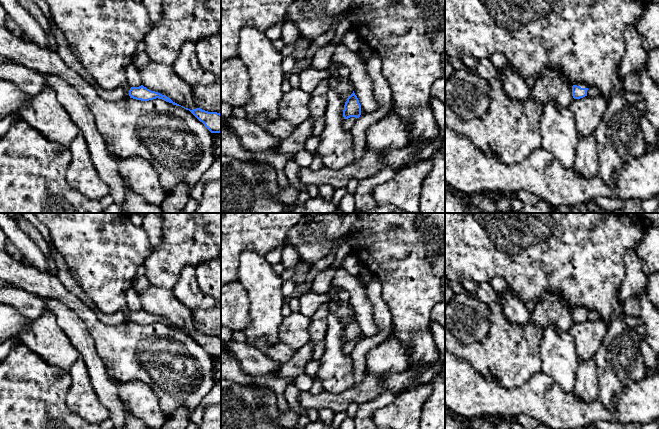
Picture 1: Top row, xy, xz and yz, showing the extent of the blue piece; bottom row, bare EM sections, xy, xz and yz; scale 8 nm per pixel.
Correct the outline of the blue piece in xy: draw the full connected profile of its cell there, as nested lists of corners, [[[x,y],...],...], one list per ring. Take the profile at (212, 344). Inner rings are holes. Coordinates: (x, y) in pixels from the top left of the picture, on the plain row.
[[[181,330],[181,331],[184,332],[184,333],[186,333],[186,334],[189,334],[200,346],[202,346],[205,349],[205,351],[211,357],[221,357],[221,338],[220,337],[217,337],[217,336],[208,336],[208,335],[202,334],[200,332],[196,332],[196,333],[190,334],[190,333],[185,332],[183,330]]]

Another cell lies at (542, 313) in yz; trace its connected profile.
[[[547,296],[538,302],[532,315],[532,321],[543,330],[552,325],[559,331],[566,331],[574,324],[571,307],[557,296]]]

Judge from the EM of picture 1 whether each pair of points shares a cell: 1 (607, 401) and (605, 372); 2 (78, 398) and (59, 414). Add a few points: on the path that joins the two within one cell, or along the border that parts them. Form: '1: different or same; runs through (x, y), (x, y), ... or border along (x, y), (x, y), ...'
1: same; runs through (607, 394), (607, 379)
2: different; border along (70, 384), (66, 405), (82, 418)

